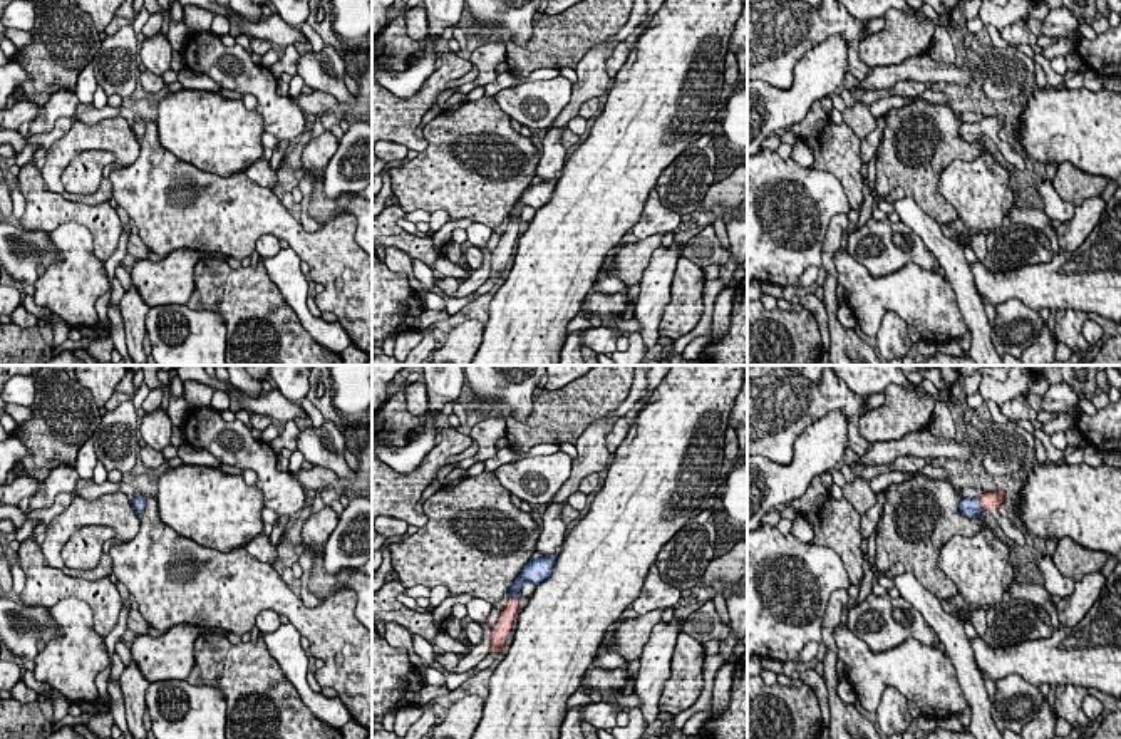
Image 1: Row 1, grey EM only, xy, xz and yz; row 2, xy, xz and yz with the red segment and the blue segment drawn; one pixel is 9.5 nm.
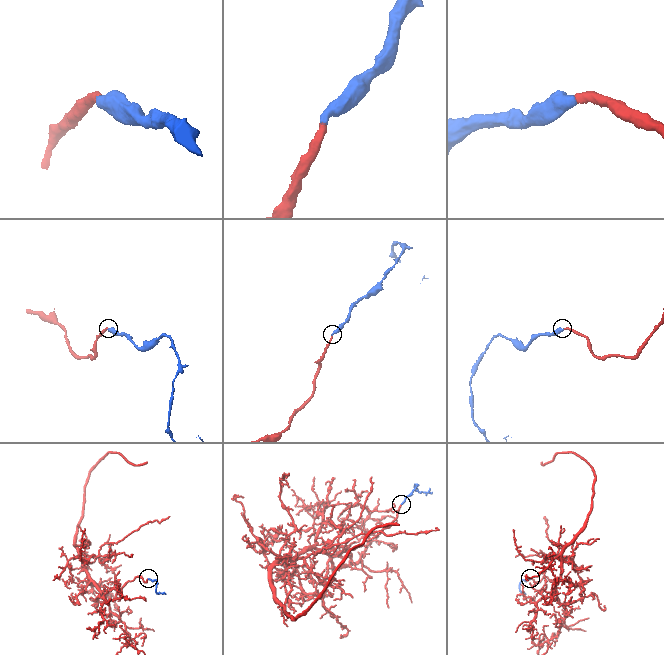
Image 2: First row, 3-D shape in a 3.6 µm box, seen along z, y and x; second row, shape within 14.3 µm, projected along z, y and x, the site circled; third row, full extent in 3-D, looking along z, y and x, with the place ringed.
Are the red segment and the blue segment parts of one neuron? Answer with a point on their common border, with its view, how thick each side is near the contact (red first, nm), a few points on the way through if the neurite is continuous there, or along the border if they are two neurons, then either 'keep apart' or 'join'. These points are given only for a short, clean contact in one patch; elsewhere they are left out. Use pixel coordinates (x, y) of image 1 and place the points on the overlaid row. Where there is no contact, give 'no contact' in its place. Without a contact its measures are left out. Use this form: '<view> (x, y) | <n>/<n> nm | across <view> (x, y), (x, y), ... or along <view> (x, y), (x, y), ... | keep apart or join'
yz (981, 503) | 170/190 nm | across yz (991, 501), (981, 503), (969, 506) | join

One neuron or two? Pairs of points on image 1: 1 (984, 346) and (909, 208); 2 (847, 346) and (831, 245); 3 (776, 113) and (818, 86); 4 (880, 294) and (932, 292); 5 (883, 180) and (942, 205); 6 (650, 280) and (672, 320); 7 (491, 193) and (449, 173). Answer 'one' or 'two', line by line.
1: one
2: one
3: one
4: one
5: one
6: two
7: one

